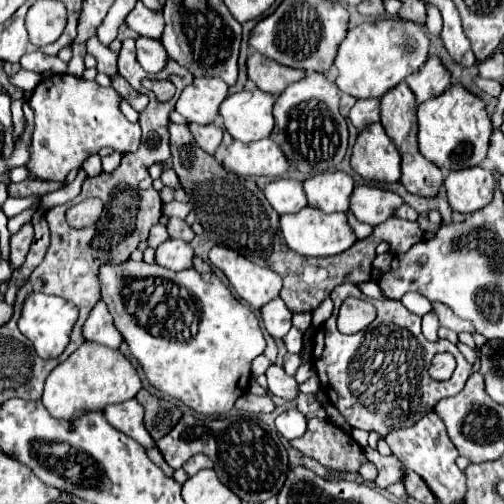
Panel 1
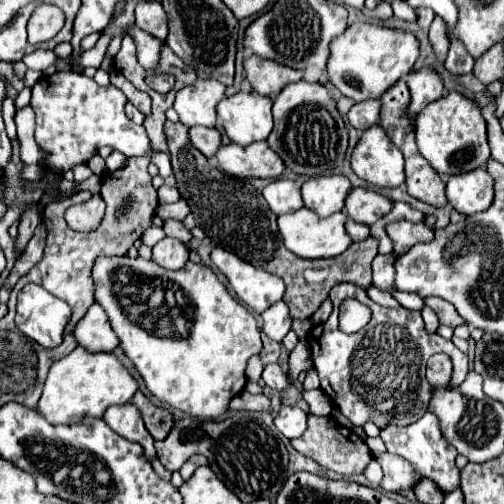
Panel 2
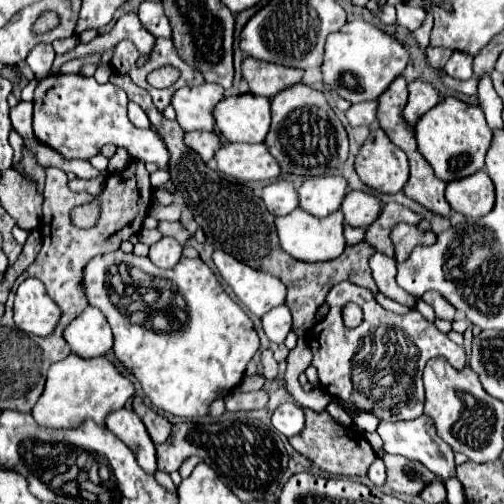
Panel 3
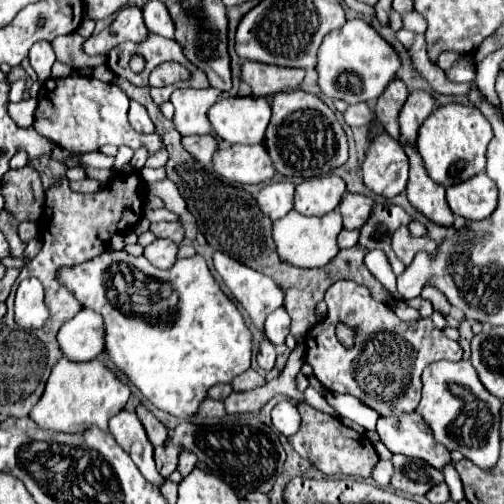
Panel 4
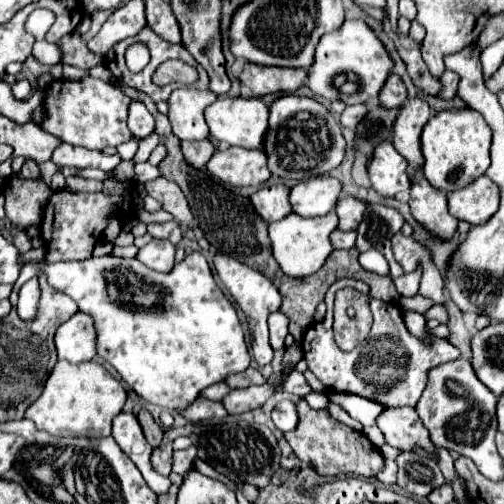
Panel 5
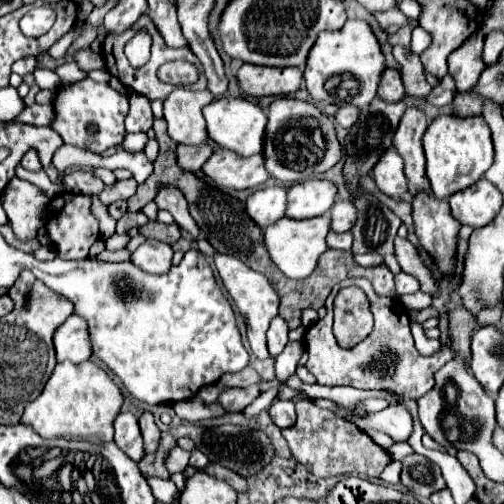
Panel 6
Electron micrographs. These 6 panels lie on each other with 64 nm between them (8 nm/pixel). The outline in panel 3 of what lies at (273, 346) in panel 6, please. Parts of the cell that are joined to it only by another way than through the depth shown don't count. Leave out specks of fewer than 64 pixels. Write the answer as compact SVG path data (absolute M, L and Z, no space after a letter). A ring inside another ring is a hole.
M276 306L272 312L264 314L262 328L264 328L266 336L272 342L282 344L284 338L286 338L286 334L292 330L292 316L290 316L288 308L286 306Z

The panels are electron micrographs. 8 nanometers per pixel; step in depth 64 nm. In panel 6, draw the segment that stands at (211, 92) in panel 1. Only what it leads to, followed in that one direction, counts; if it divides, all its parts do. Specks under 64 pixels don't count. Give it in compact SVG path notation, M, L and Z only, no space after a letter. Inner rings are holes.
M174 90L164 100L164 120L168 124L168 136L176 144L198 146L208 140L206 122L202 116L202 108L214 100L212 92L202 90Z

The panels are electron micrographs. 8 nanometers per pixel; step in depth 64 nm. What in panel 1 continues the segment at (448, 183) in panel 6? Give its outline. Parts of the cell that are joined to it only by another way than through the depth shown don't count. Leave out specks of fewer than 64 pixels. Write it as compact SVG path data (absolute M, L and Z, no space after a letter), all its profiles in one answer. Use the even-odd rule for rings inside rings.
M450 86L444 94L428 100L418 108L418 146L420 154L434 166L454 172L482 164L488 152L492 122L484 110L484 102L466 92L462 86Z

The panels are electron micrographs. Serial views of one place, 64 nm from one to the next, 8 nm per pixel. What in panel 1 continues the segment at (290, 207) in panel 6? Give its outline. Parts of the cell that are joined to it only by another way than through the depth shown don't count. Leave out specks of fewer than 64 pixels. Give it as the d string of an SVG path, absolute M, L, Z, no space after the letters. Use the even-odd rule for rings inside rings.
M326 172L304 180L308 206L318 208L326 214L348 212L352 190L354 190L354 180L344 172Z

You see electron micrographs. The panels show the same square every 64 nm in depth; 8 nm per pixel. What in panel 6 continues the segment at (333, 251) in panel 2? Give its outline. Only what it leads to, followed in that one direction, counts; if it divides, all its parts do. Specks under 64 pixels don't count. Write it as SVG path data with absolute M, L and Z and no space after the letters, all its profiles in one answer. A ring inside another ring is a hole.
M322 214L322 216L316 216L316 218L308 218L308 220L288 220L288 218L282 218L280 222L274 222L272 226L268 226L264 230L266 250L268 250L270 258L272 258L272 262L288 278L302 280L308 274L312 274L320 254L328 250L328 246L326 246L328 230L330 230L330 216L328 214Z

